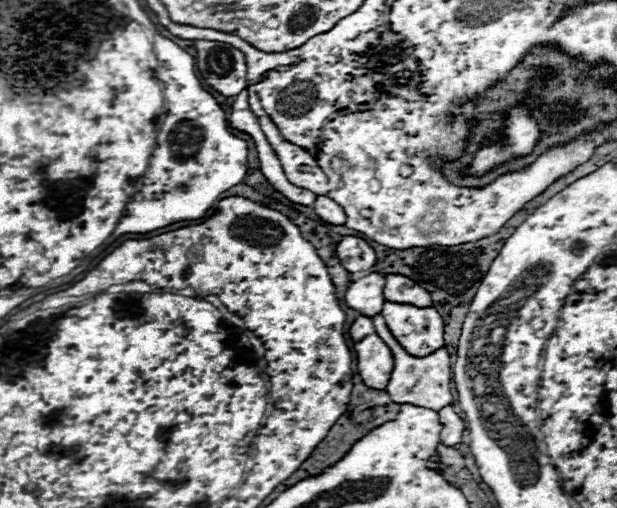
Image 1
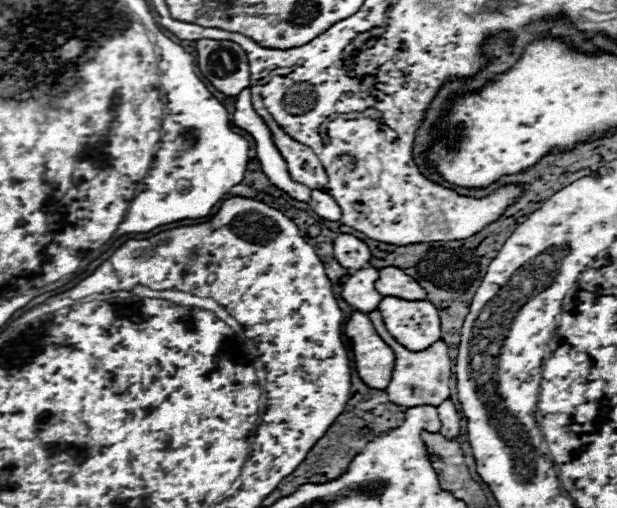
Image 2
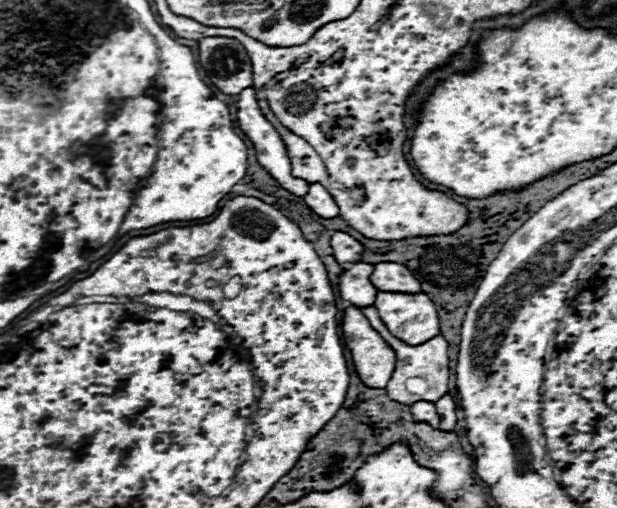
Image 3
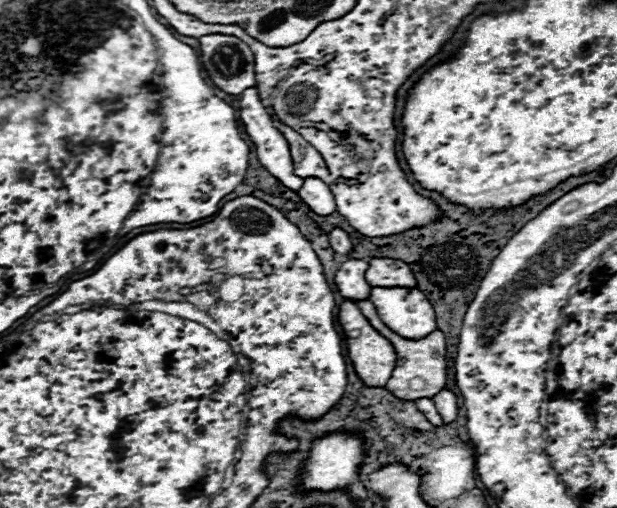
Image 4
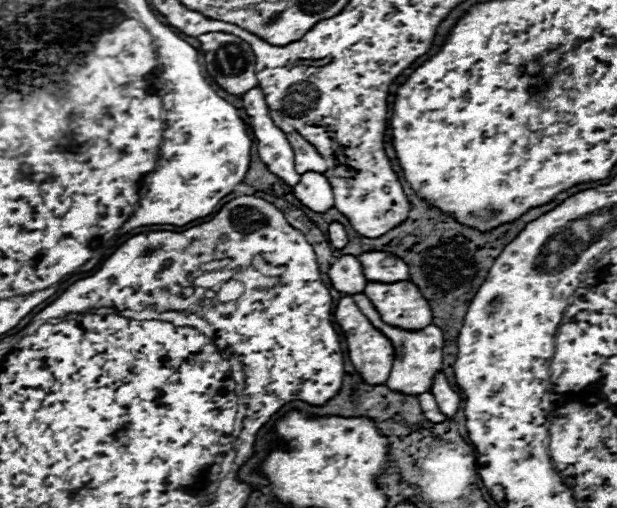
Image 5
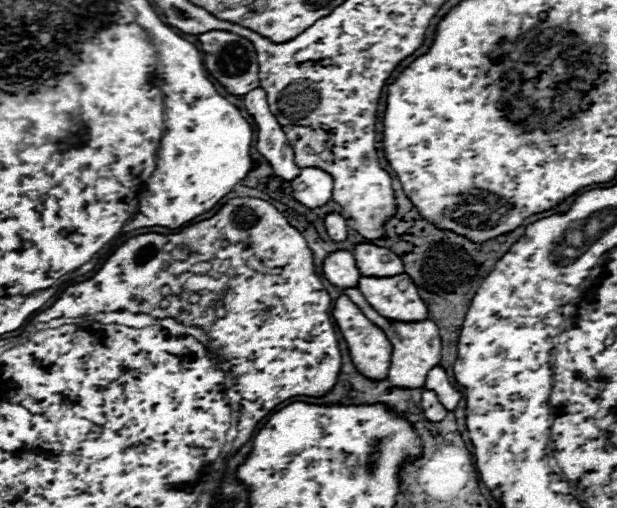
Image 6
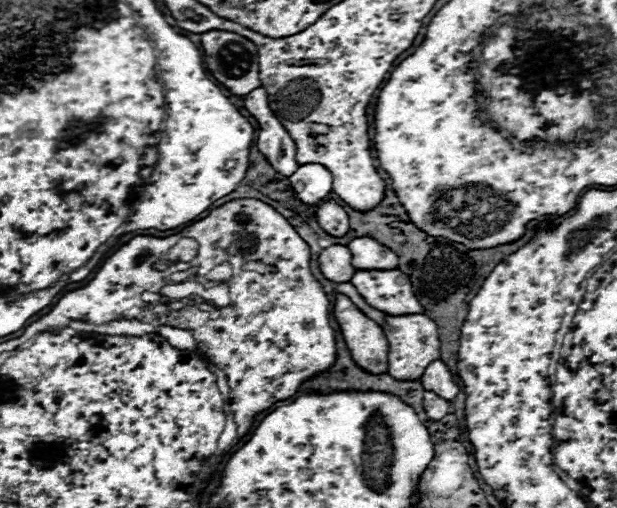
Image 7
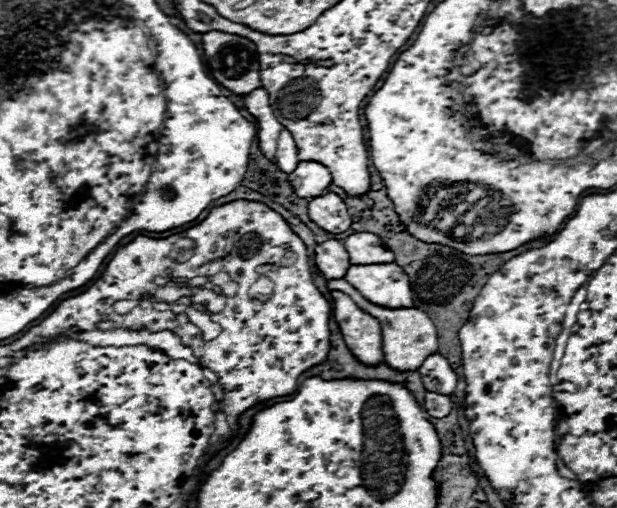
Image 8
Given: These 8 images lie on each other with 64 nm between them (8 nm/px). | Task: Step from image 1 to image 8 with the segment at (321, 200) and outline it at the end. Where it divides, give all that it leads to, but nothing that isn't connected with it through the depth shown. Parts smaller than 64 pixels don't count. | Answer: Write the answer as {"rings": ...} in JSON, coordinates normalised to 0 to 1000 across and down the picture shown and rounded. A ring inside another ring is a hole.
{"rings":[[[506,315],[486,319],[483,331],[470,343],[470,362],[486,390],[506,390],[522,382],[535,358],[535,339],[522,323]]]}

